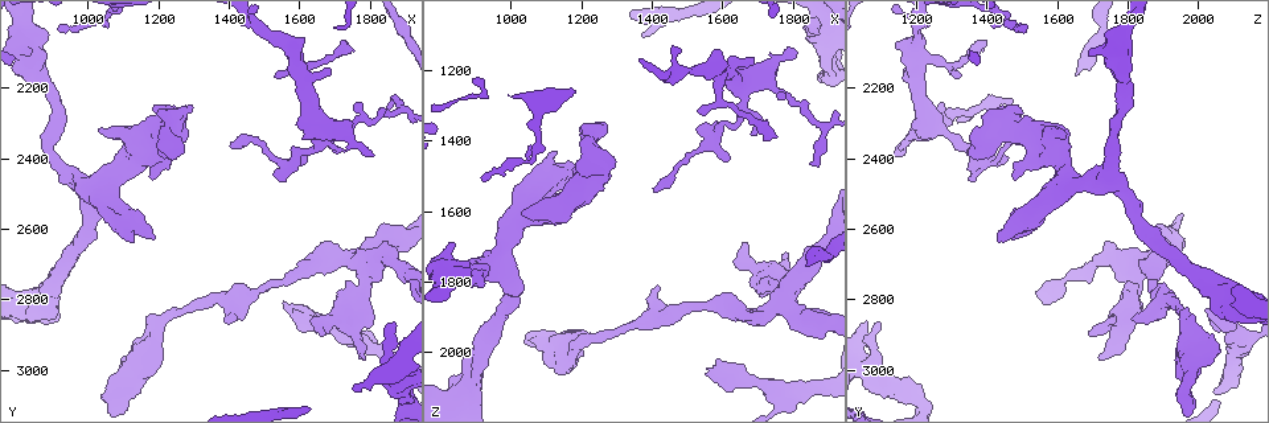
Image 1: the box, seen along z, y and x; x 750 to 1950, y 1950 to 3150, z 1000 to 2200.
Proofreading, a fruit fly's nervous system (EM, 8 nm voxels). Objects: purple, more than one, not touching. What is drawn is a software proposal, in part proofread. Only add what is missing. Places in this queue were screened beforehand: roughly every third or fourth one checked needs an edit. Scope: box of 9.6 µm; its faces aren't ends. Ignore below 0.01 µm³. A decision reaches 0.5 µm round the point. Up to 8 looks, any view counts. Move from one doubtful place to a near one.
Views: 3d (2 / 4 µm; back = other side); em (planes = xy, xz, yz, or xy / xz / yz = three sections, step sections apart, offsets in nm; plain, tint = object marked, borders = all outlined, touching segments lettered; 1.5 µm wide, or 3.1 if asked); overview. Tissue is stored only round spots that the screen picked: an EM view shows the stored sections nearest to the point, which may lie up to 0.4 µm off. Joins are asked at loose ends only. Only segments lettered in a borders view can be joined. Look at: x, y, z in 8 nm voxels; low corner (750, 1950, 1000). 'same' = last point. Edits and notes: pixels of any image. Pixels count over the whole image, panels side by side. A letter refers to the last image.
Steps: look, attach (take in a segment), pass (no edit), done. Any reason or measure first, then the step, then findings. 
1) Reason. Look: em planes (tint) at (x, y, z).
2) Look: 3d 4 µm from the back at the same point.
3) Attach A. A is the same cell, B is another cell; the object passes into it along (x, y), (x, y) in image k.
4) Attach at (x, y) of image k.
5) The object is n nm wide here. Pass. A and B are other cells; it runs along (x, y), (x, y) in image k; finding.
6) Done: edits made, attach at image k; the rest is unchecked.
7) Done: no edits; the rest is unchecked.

Thin end. Look: em planes (borders) at (920, 2030, 1510).

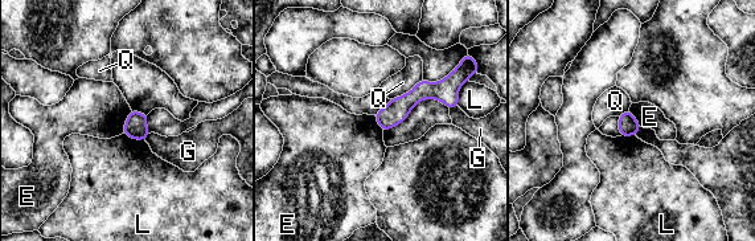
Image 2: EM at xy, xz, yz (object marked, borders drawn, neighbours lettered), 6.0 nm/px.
Pass. E, G, L and Q are other cells; no lettered segment goes on from it.

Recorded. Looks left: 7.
Look: em planes (borders) at (1620, 2390, 1460).

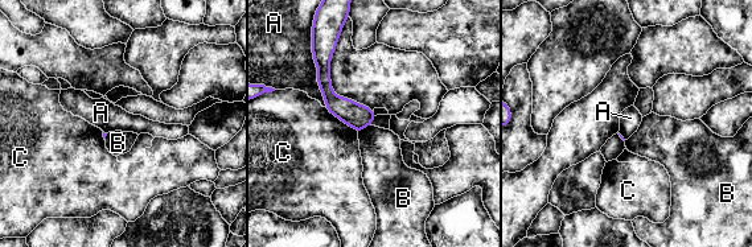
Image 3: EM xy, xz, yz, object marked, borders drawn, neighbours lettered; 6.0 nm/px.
Pass. A, B and C are other cells; it runs along (324, 71), (327, 91), (368, 122) in image 3; none of them fits.

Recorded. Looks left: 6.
Free end. Look: em xz step 8 (borders) at (1430, 2860, 1810).

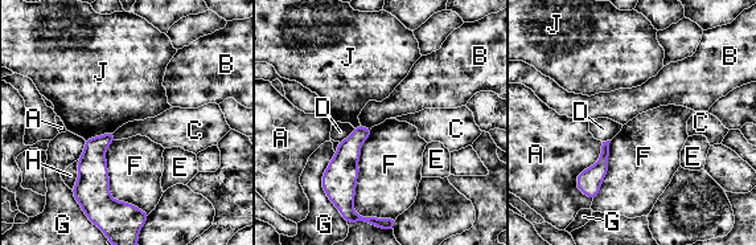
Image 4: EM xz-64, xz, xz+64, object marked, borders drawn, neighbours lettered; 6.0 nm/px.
Look: em planes (borders) at the same point.

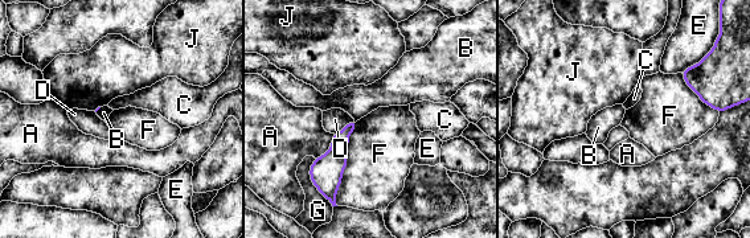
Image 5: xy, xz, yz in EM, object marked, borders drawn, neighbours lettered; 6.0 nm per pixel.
Pass. A, B, C, D, E, F, G and J are other cells; a border runs along (357, 120), (335, 201) in image 5; no lettered segment goes on from it.

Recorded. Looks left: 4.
Done: no edits; the rest is unchecked.

